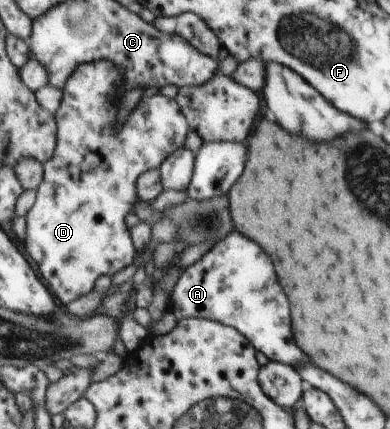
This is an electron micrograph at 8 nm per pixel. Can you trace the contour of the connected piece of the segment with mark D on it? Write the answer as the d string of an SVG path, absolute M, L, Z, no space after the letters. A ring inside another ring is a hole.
M107 61L91 62L91 64L81 65L73 76L67 80L66 87L62 90L63 98L61 100L60 108L54 114L57 124L55 152L50 160L47 160L47 162L42 164L43 181L35 191L35 204L33 204L33 207L25 216L27 222L26 237L24 240L21 239L24 243L25 252L27 252L33 259L33 262L37 264L41 278L47 282L49 290L53 292L54 297L60 302L61 307L65 307L69 302L73 302L73 300L82 298L85 294L90 294L94 291L94 286L101 276L114 276L115 273L123 270L135 261L138 252L136 251L135 246L133 246L129 228L127 224L125 224L127 214L133 211L135 202L139 200L135 190L135 182L143 172L159 169L163 165L163 162L169 157L169 154L173 154L175 150L184 147L187 132L190 131L189 124L185 119L185 116L181 114L181 110L176 100L161 95L151 97L150 99L141 99L137 106L135 106L135 109L129 114L127 120L125 120L121 126L117 126L118 104L120 98L123 96L117 94L117 86L119 86L119 84L121 84L121 70L117 70L117 66L113 66L113 62Z

